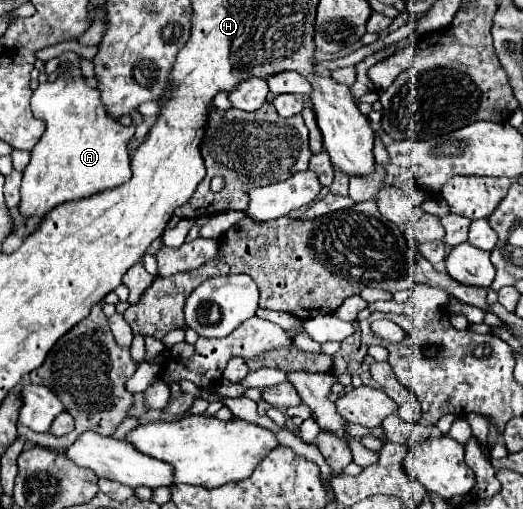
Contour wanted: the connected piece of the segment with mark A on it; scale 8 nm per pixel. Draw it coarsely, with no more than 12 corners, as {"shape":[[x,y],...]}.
{"shape":[[80,76],[44,82],[18,208],[58,204],[122,186],[126,144],[145,120],[114,122]]}

